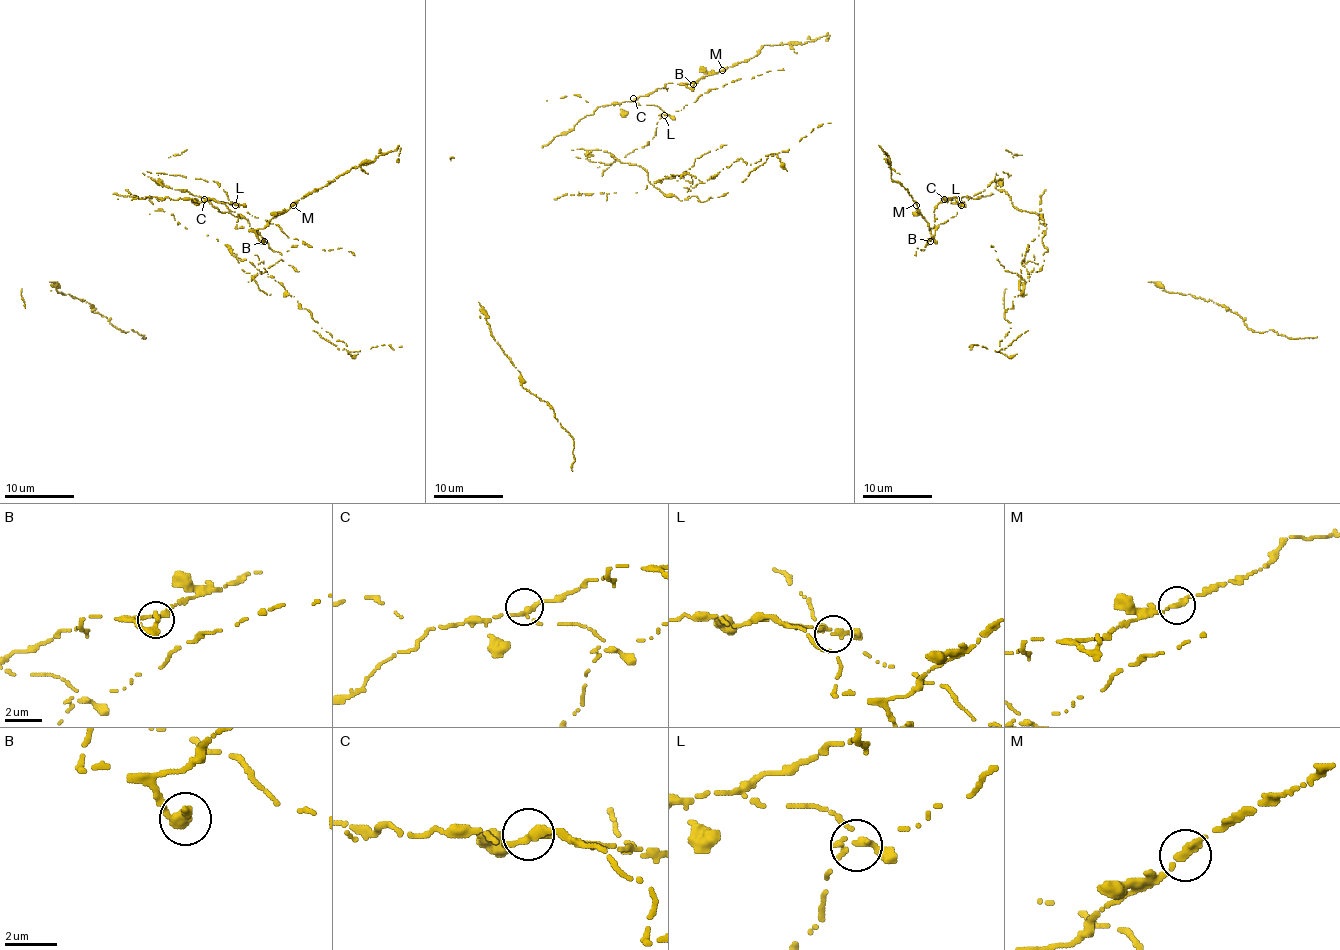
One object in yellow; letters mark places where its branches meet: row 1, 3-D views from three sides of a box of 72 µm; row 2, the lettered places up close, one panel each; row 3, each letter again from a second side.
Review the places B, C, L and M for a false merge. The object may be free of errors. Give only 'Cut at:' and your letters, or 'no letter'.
Cut at: L

